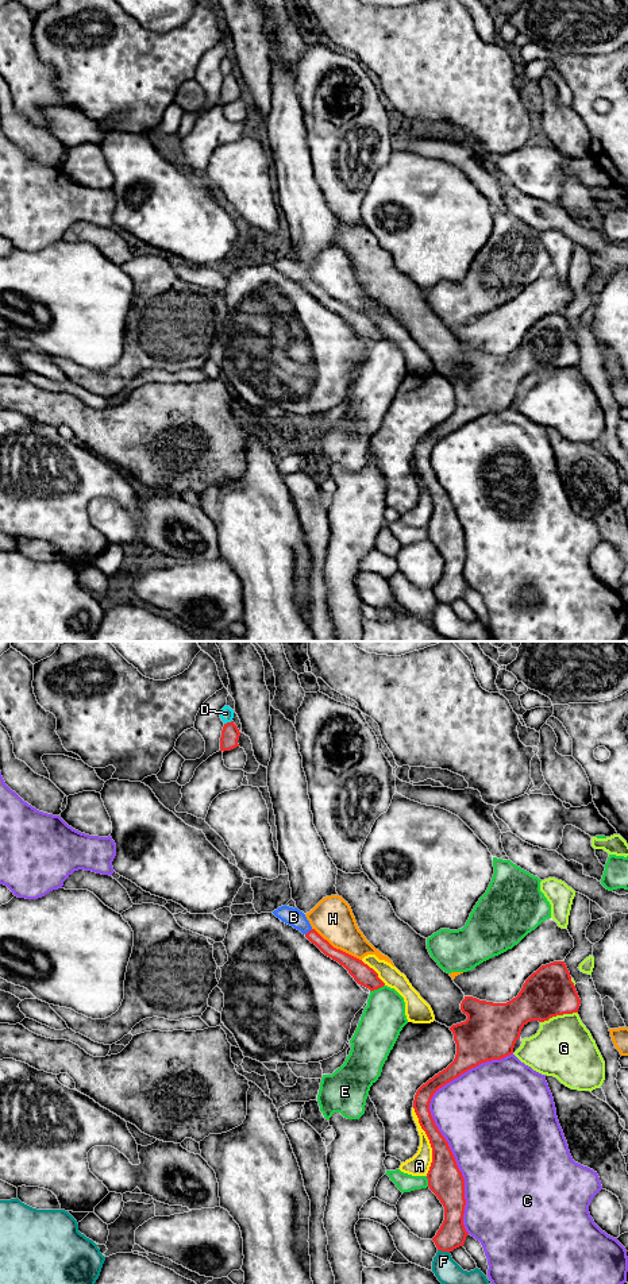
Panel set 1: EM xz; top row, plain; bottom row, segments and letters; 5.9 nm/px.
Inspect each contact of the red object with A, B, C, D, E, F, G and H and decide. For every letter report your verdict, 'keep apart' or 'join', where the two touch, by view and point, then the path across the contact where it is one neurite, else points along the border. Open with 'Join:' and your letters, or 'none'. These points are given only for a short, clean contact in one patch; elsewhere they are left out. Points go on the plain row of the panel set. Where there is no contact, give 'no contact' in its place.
Join: B
A: keep apart | xz (430, 493)
B: join | xz (308, 284) | across xz (336, 307), (308, 284), (293, 269)
C: keep apart | xz (435, 477)
D: keep apart | xz (227, 74) | along xz (231, 72), (224, 76)
E: keep apart | xz (377, 340)
F: keep apart | xz (443, 602)
G: keep apart | xz (558, 366)
H: keep apart | xz (335, 300)

